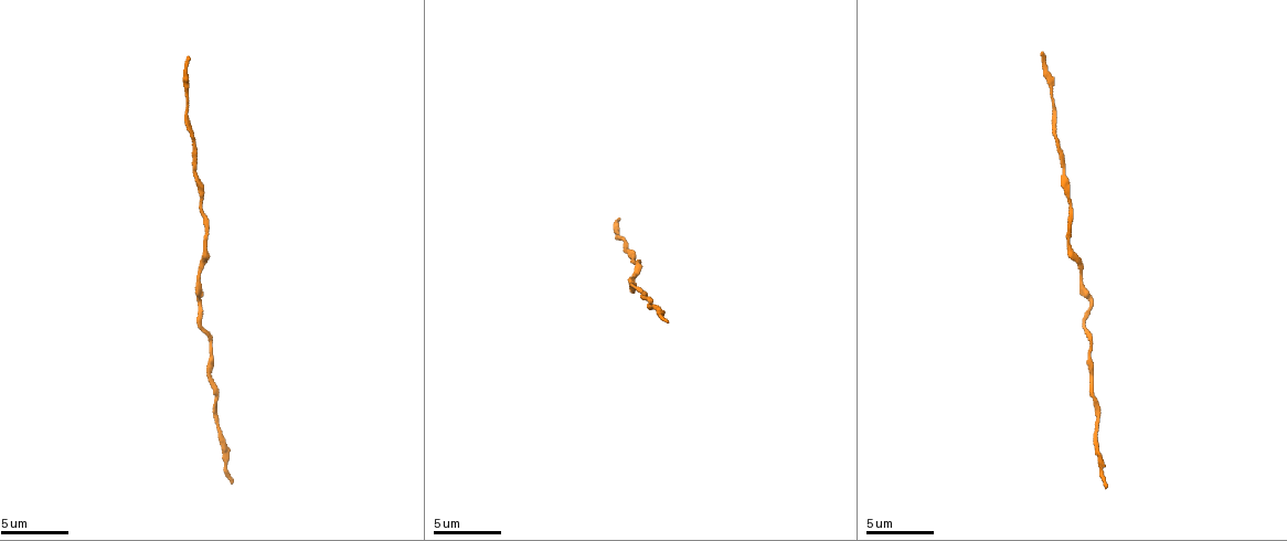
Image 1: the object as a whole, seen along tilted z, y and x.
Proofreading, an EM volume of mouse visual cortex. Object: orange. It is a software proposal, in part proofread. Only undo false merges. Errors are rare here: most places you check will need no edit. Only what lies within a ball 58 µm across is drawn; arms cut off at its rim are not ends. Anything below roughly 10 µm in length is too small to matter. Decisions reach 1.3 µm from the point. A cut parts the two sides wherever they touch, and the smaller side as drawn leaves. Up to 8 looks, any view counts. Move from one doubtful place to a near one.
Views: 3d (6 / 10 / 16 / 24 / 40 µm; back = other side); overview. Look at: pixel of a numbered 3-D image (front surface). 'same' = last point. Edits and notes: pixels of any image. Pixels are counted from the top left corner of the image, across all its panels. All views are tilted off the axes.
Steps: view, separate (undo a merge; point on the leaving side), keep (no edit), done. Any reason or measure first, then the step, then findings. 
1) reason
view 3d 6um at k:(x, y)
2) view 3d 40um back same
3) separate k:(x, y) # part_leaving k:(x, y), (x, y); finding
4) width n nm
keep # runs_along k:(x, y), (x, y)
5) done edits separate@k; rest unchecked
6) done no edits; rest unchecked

sudden change in width
view 3d 16um at 1:(1094, 405)

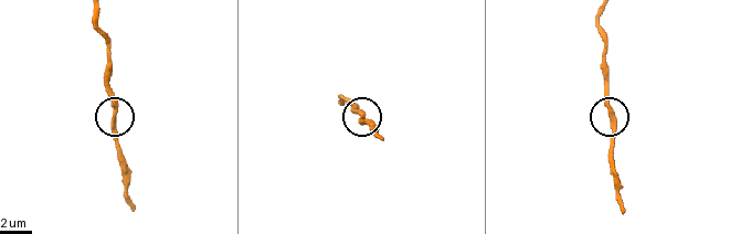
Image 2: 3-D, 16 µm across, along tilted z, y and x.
view 3d 6um at 2:(115, 118)

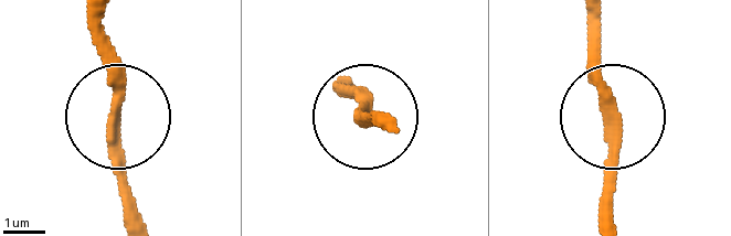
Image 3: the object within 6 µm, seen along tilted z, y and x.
keep # runs_along 3:(585, 15), (585, 47), (617, 122), (607, 217); continuous, no second cell

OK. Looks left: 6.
view 3d 6um at 1:(1080, 270)

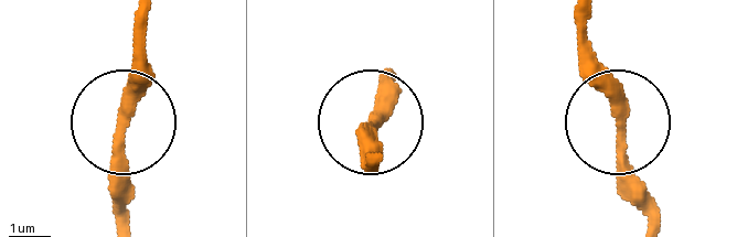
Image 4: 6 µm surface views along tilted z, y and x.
width 280 nm
keep # runs_along 4:(615, 114), (610, 76), (576, 28); all the same cell

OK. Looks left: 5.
thin neck
view 3d 16um at 1:(1090, 346)

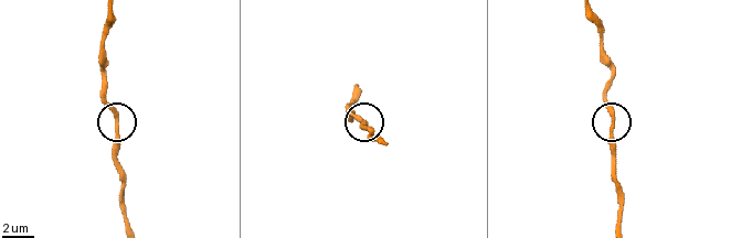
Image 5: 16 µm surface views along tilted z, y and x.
view 3d 6um at 5:(612, 122)

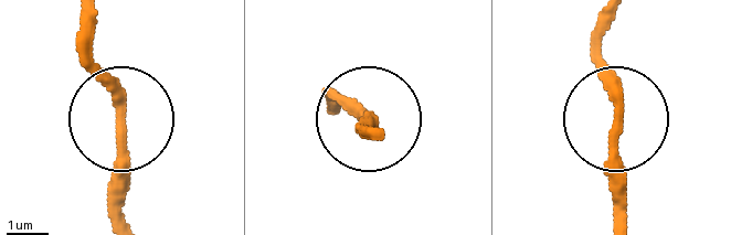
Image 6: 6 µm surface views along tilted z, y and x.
keep # runs_along 6:(89, 19), (89, 62), (122, 124), (122, 219); all the same cell

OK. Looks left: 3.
thin neck
view 3d 6um at 1:(1072, 202)

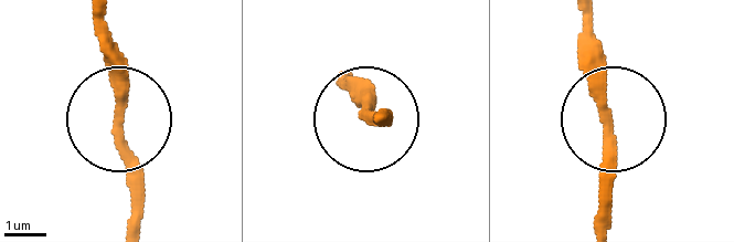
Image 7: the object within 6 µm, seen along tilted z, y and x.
width 270 nm
keep # runs_along 7:(603, 224), (613, 117), (588, 22); one cell here

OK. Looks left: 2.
done no edits; rest unchecked

